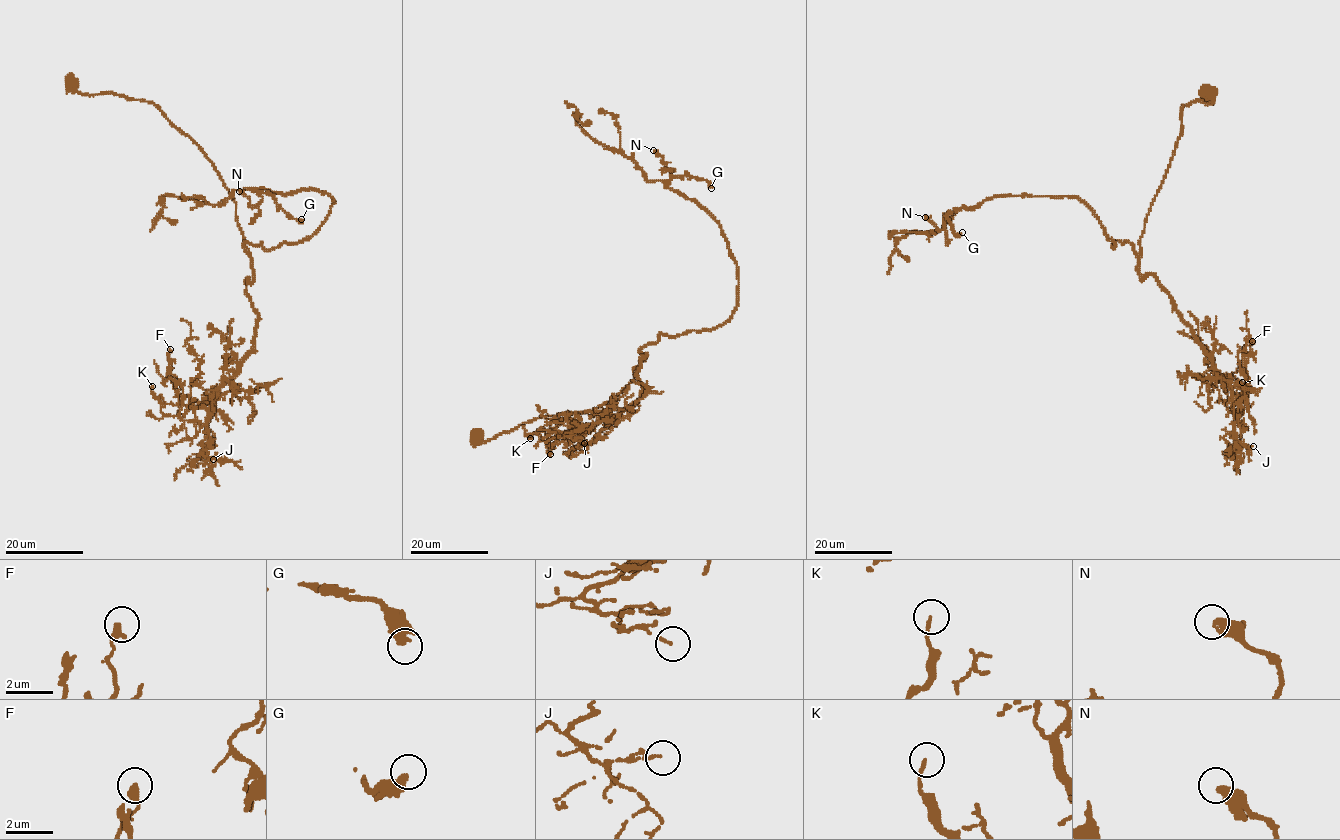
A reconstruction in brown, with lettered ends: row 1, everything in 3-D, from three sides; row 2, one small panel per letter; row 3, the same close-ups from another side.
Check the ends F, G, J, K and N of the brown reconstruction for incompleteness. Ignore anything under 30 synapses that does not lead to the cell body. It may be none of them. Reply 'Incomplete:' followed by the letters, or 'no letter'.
Incomplete: no letter

